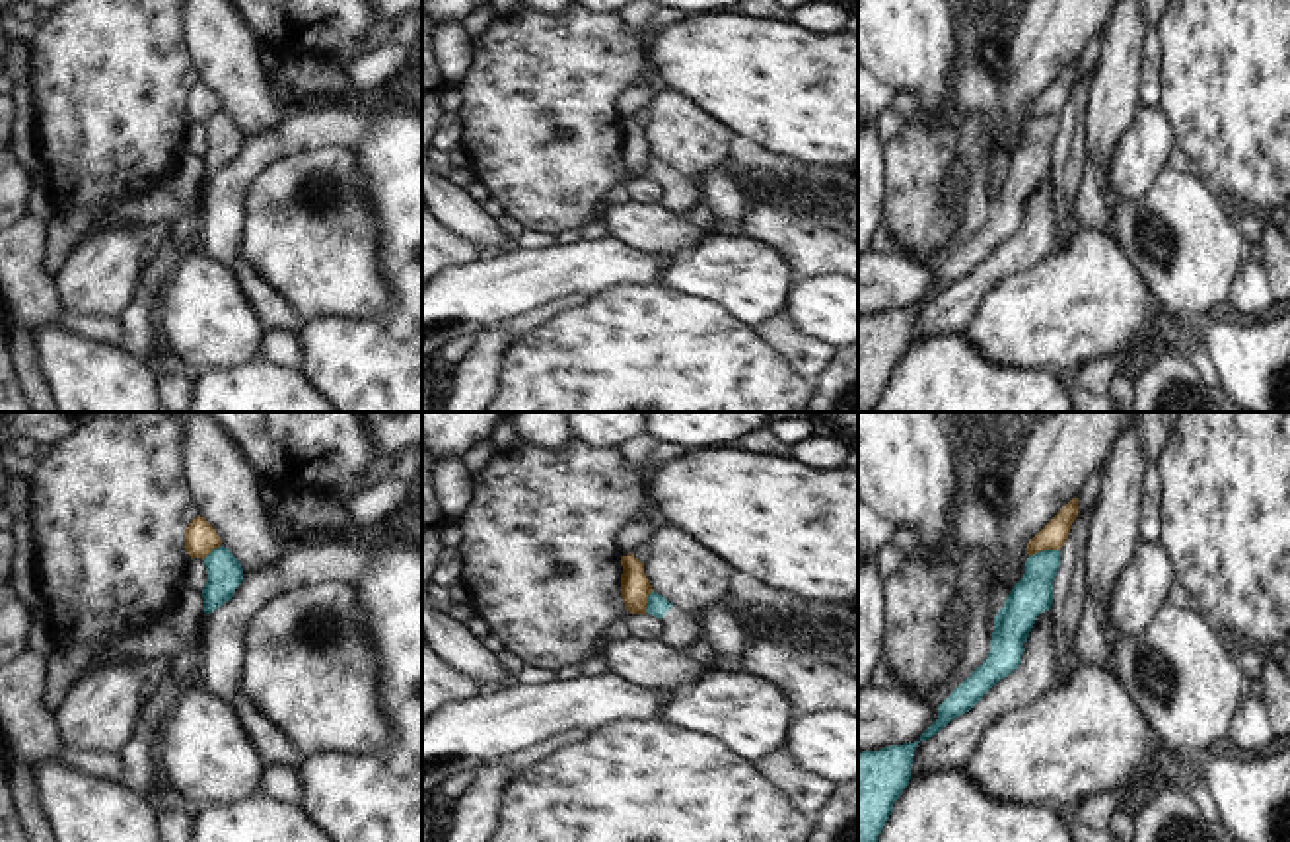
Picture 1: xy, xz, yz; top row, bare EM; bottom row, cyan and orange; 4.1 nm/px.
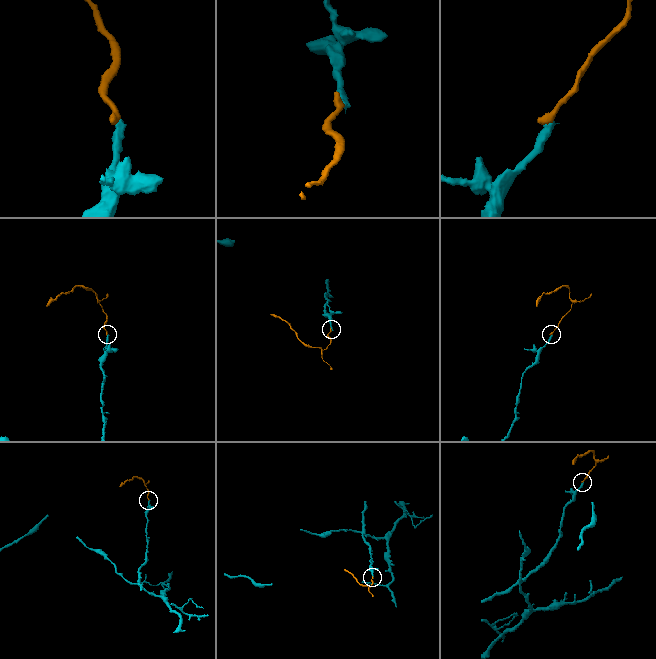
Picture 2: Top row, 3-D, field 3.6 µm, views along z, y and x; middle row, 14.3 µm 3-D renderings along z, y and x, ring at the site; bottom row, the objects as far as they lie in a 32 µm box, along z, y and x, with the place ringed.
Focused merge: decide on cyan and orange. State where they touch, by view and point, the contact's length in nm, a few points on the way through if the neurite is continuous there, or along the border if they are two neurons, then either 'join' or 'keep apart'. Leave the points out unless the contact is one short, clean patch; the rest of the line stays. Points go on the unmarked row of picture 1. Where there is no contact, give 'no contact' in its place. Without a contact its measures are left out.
meets cyan in yz at (1043, 115); contact 130 nm long; border along yz (1059, 113), (1041, 113), (1030, 121); keep apart

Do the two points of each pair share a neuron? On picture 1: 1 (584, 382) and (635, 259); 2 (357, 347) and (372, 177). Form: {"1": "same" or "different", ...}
{"1": "different", "2": "same"}

